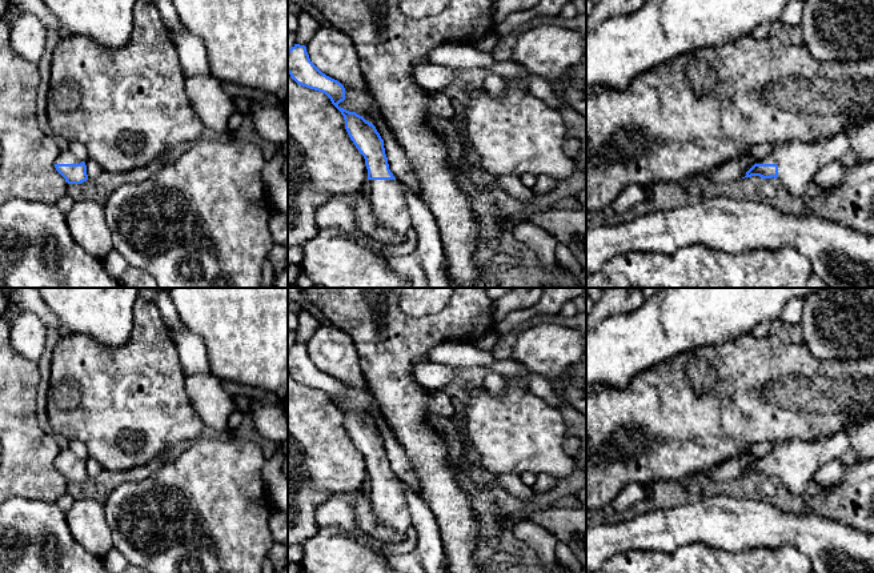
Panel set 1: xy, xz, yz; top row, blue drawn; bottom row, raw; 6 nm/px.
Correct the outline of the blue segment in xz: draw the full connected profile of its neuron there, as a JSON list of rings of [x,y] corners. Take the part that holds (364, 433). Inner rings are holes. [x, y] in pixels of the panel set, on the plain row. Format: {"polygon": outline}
{"polygon": [[[294,342],[288,349],[288,372],[298,384],[325,392],[341,410],[350,438],[365,457],[368,497],[378,525],[406,533],[412,521],[405,489],[389,468],[384,438],[376,425],[356,410],[338,405],[345,398],[344,384],[310,360],[305,344]]]}

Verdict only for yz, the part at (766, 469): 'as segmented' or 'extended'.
extended

